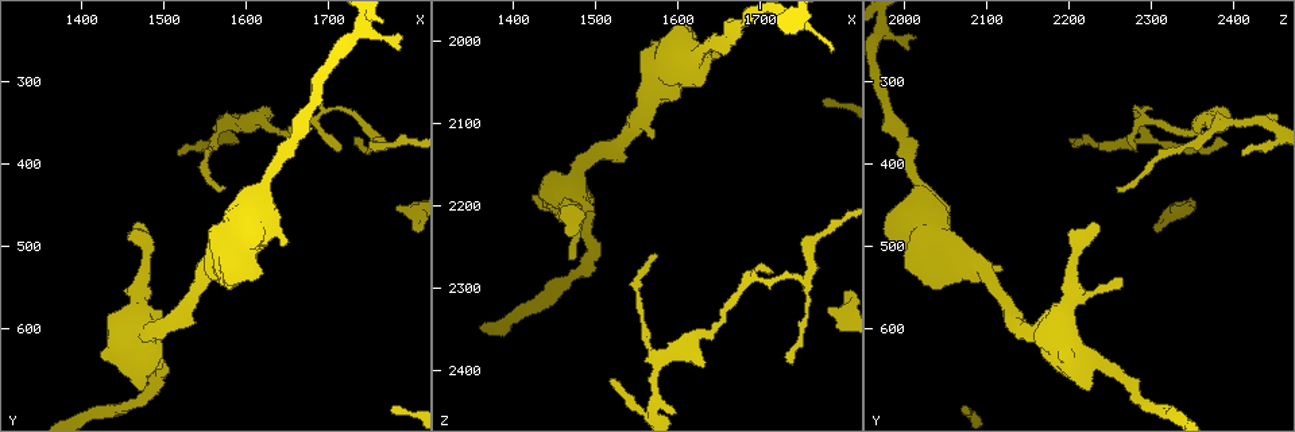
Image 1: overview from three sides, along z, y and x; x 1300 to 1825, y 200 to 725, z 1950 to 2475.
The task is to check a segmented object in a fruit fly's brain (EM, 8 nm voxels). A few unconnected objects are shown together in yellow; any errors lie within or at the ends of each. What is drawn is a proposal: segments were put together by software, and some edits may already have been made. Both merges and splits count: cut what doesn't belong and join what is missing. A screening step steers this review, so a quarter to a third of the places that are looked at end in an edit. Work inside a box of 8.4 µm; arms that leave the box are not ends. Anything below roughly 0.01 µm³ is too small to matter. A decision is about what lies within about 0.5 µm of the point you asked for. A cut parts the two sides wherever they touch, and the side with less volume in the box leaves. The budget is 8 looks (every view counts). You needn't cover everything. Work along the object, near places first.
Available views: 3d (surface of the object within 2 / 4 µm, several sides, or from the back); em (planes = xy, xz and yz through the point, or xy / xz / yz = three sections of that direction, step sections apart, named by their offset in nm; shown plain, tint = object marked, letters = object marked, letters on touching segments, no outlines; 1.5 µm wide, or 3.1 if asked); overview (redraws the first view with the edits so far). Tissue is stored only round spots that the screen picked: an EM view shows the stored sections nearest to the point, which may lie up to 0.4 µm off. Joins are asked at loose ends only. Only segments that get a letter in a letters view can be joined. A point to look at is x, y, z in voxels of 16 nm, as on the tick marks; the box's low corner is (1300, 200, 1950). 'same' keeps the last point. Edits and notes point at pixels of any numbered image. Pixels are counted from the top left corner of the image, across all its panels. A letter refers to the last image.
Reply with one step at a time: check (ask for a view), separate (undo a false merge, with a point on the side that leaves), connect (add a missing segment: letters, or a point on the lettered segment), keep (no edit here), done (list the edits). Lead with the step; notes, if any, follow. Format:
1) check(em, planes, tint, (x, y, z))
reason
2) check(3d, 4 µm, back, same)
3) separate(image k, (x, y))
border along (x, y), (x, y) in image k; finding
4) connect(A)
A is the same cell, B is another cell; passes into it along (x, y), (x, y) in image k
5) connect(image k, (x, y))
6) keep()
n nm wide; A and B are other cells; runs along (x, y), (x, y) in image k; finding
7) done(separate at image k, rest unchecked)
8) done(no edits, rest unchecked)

check(em, planes, letters, (1790, 245, 2015))
free end

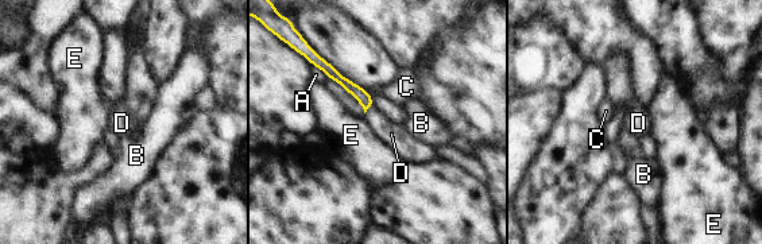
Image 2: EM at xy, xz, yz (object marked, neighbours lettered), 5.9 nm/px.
connect(D)
D is the same cell, A, B, C and E are other cells; the neuron continues

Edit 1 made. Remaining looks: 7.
check(overview)

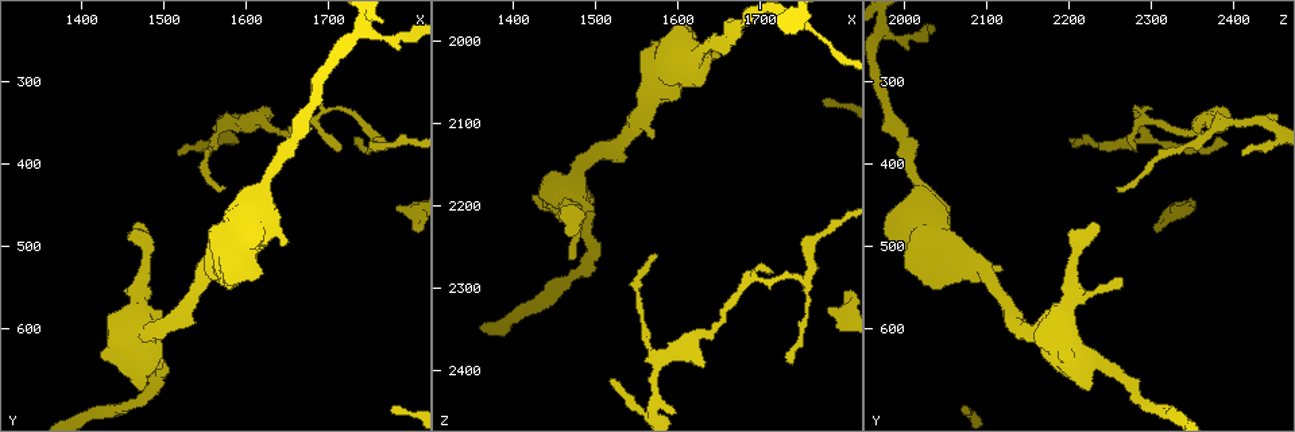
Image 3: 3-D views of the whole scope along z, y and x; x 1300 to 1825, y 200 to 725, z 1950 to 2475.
check(3d, 2 µm, (1785, 455, 2325))
free end

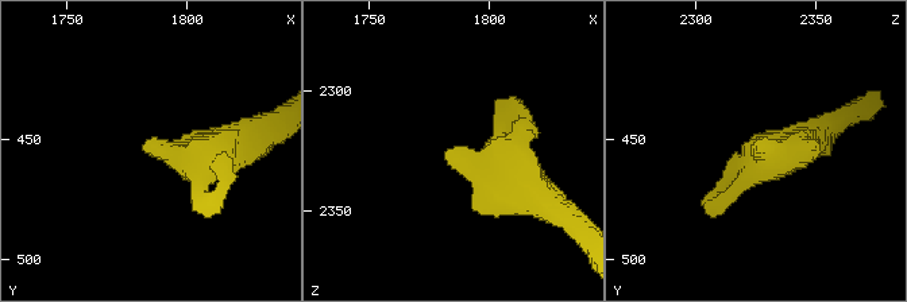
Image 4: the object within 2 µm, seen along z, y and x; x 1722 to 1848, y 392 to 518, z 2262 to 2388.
check(em, xz, step 4, letters, (1785, 453, 2324))
need the tissue

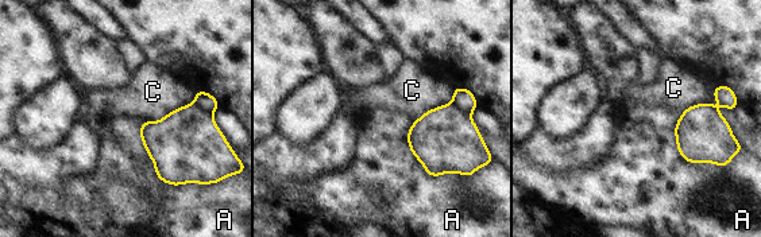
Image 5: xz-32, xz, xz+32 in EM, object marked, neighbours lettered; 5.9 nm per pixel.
check(em, planes, letters, same)
cut it another way

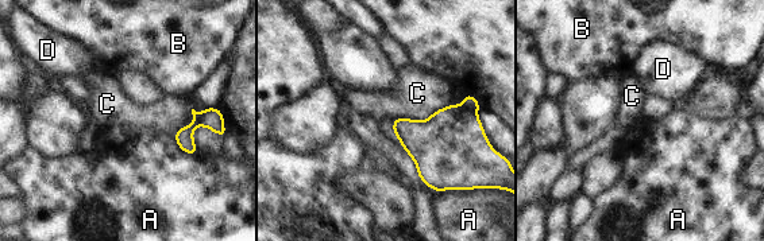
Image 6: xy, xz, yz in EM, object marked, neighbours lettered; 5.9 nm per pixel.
keep()
C touches over 360 nm; A, B, C and D are other cells; border along (451, 102), (423, 120), (393, 120) in image 6; no lettered segment goes on from it

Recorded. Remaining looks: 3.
check(em, xy, step 4, tint, (1735, 370, 2380))
thin end

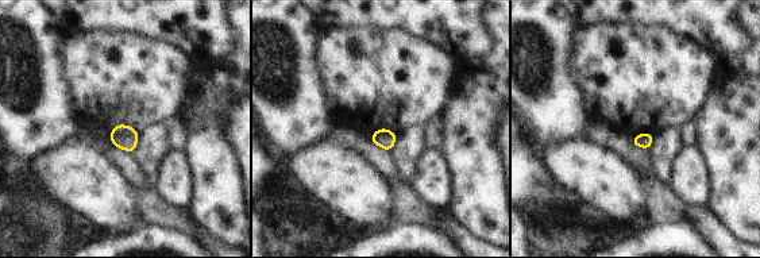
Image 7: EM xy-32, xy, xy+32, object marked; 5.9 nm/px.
check(em, planes, letters, same)

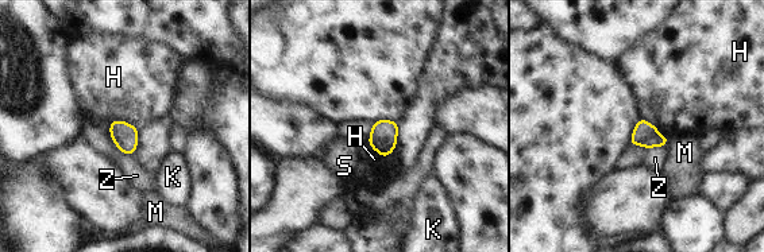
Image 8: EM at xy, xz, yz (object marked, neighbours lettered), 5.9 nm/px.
keep()
H, K, M, S and Z are other cells; border along (110, 121), (124, 120), (138, 131) in image 8; none of them fits

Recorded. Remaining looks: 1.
done(connect at image 2, rest unchecked)

